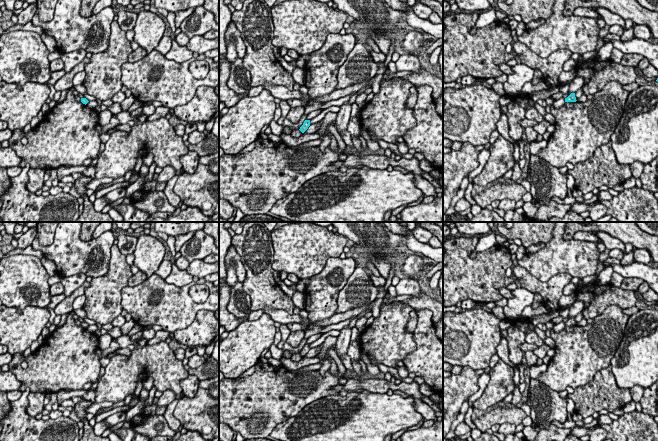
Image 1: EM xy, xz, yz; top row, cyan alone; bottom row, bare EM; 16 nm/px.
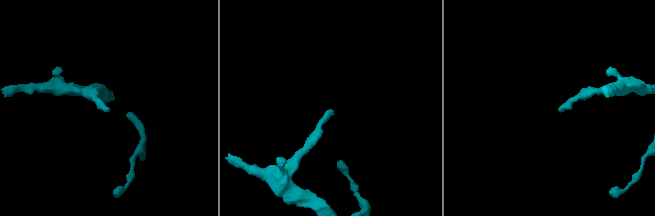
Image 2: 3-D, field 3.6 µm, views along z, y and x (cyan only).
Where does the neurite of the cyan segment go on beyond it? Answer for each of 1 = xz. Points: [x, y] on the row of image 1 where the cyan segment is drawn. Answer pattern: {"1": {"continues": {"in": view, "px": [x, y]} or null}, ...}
{"1": {"continues": null}}

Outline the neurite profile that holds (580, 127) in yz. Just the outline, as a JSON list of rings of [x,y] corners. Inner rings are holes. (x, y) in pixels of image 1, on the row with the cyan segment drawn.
[[[611,81],[586,102],[565,102],[559,109],[550,106],[550,113],[555,117],[555,131],[550,134],[547,145],[536,155],[556,168],[566,166],[568,162],[572,164],[585,162],[593,156],[599,146],[610,141],[623,115],[629,94],[630,92],[626,91],[623,85]]]

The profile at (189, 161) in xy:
[[[189,151],[187,154],[182,155],[180,157],[180,163],[184,172],[193,174],[199,164],[199,158],[200,156],[195,151]]]

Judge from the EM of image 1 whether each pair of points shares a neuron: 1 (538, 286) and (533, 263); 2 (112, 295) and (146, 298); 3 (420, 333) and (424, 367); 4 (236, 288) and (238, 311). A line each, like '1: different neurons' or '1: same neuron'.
1: different neurons
2: different neurons
3: same neuron
4: same neuron

